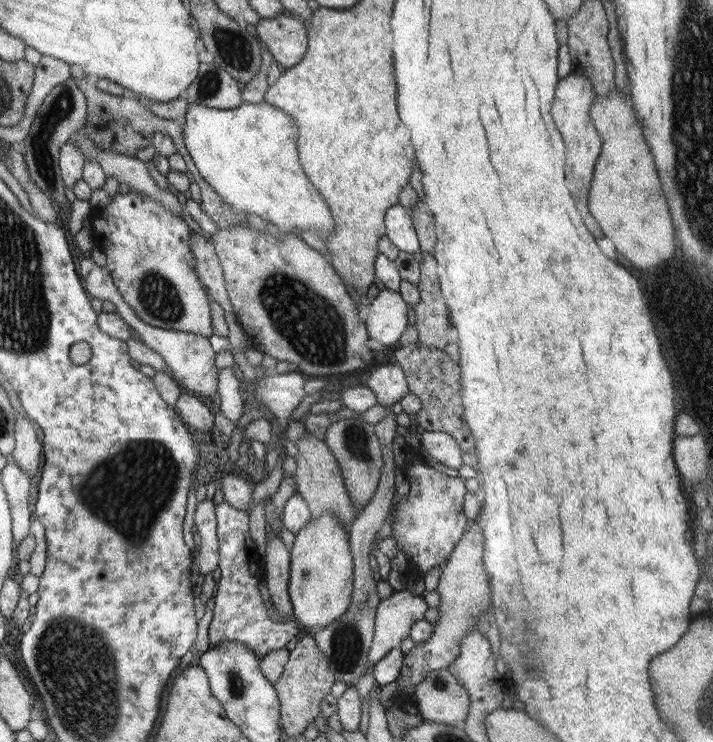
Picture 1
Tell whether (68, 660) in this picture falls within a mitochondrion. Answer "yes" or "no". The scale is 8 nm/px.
yes

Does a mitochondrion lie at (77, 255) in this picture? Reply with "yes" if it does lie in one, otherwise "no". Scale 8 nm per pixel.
no

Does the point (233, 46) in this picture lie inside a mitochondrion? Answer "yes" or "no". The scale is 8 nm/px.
yes

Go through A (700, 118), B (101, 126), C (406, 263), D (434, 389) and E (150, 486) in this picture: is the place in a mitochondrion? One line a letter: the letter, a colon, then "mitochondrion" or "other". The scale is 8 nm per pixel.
A: mitochondrion
B: other
C: other
D: other
E: mitochondrion

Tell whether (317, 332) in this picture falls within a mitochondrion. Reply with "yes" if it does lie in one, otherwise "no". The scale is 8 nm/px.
yes

